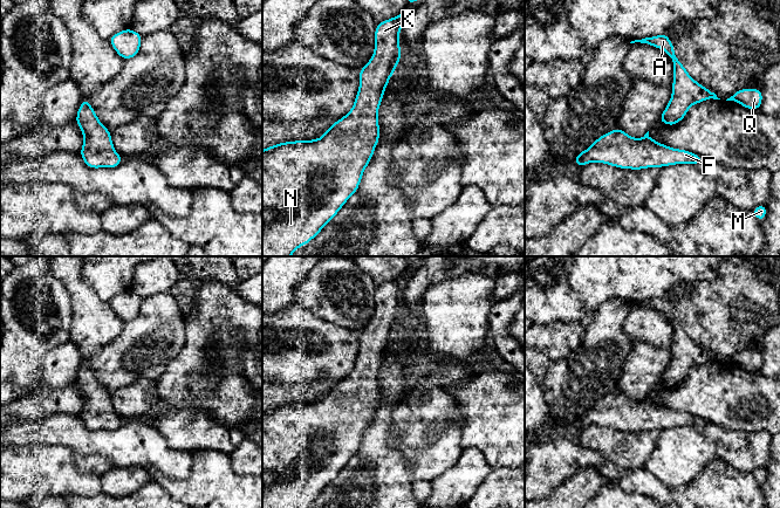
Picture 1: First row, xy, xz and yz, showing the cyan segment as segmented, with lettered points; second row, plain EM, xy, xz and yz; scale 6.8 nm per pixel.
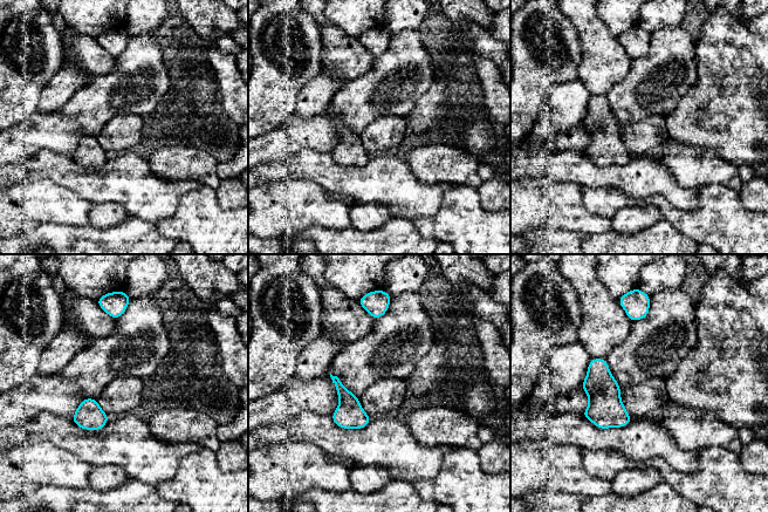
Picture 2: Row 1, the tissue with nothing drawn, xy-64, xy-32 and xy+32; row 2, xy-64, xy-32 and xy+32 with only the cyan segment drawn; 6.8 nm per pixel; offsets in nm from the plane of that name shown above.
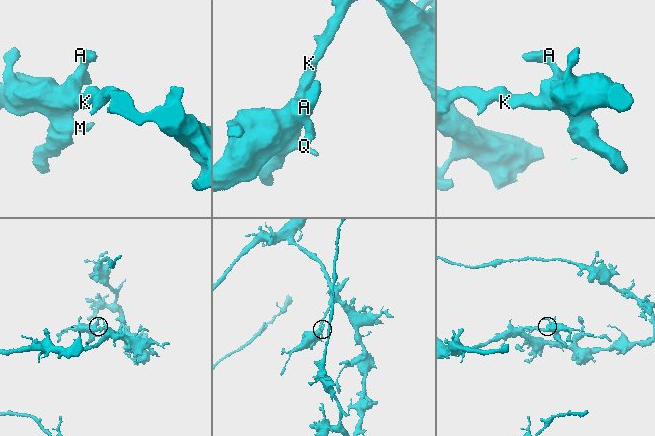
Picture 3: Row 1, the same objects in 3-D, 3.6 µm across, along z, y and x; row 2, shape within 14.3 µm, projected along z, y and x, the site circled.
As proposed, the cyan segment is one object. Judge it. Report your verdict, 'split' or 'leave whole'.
leave whole

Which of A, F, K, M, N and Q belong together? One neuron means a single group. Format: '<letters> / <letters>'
A F K M N Q

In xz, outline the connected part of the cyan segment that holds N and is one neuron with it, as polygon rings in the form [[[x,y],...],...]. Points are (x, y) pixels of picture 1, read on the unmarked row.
[[[406,273],[377,286],[375,313],[369,324],[360,331],[360,350],[348,377],[330,387],[321,400],[285,404],[262,412],[262,508],[307,507],[358,452],[363,434],[374,419],[374,412],[378,406],[378,370],[389,342],[401,324],[398,296],[402,294],[405,280]]]

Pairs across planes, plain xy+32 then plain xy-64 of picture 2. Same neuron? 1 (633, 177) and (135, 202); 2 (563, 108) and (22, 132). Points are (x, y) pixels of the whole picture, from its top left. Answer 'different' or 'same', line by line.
1: same
2: different

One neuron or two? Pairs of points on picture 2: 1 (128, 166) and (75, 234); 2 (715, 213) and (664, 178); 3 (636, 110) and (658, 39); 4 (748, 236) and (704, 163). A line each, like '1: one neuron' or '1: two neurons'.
1: two neurons
2: two neurons
3: one neuron
4: two neurons

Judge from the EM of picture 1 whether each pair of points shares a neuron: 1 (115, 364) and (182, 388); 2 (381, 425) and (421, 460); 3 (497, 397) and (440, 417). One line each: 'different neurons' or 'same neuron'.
1: different neurons
2: different neurons
3: different neurons

